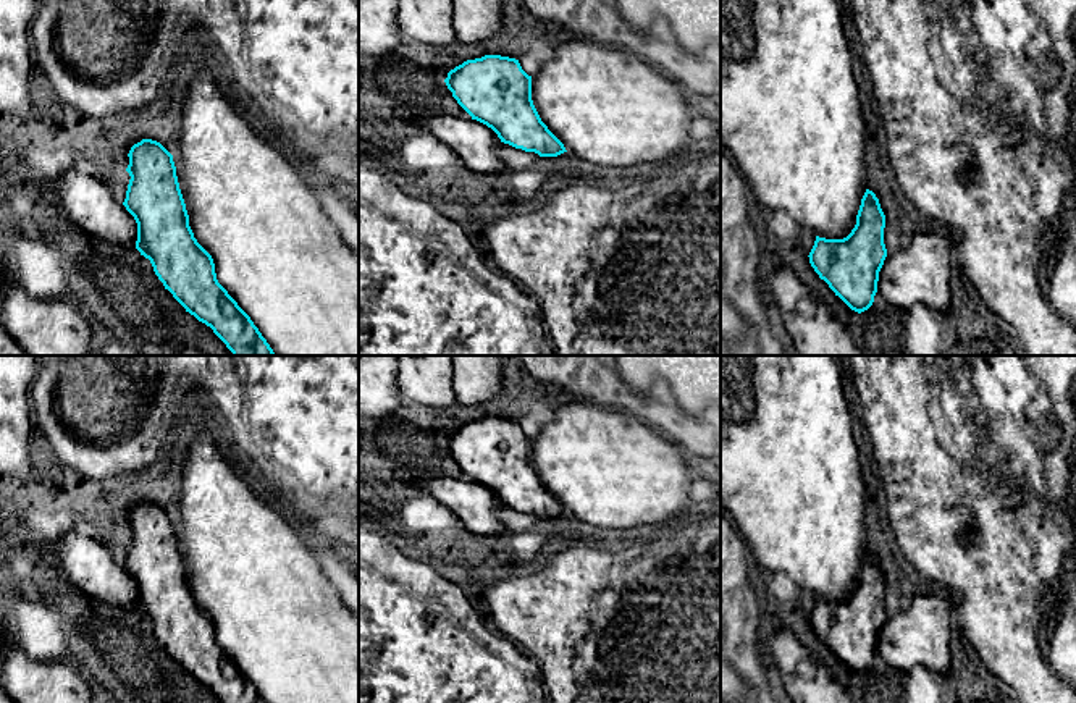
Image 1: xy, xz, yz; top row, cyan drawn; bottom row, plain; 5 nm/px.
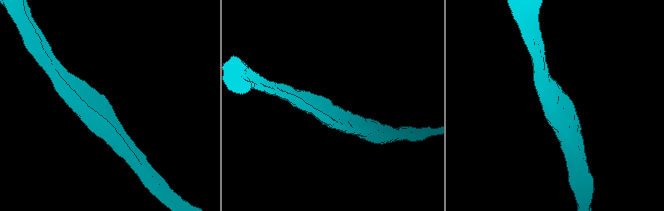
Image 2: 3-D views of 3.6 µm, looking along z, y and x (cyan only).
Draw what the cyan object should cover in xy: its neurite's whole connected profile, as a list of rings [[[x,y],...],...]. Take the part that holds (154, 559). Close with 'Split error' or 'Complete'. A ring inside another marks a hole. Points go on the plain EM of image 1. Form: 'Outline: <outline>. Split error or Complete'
Outline: [[[142,501],[128,516],[131,541],[123,567],[137,585],[136,611],[150,622],[155,637],[173,659],[221,703],[267,703],[250,679],[218,645],[212,617],[197,604],[179,551],[173,517],[157,503]]]. Complete

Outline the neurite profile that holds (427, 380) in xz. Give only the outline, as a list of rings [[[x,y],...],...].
[[[397,356],[397,386],[406,402],[433,409],[457,404],[452,388],[452,356]]]

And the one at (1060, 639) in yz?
[[[1076,554],[1065,580],[1065,600],[1044,635],[1044,646],[1057,676],[1076,688]]]

